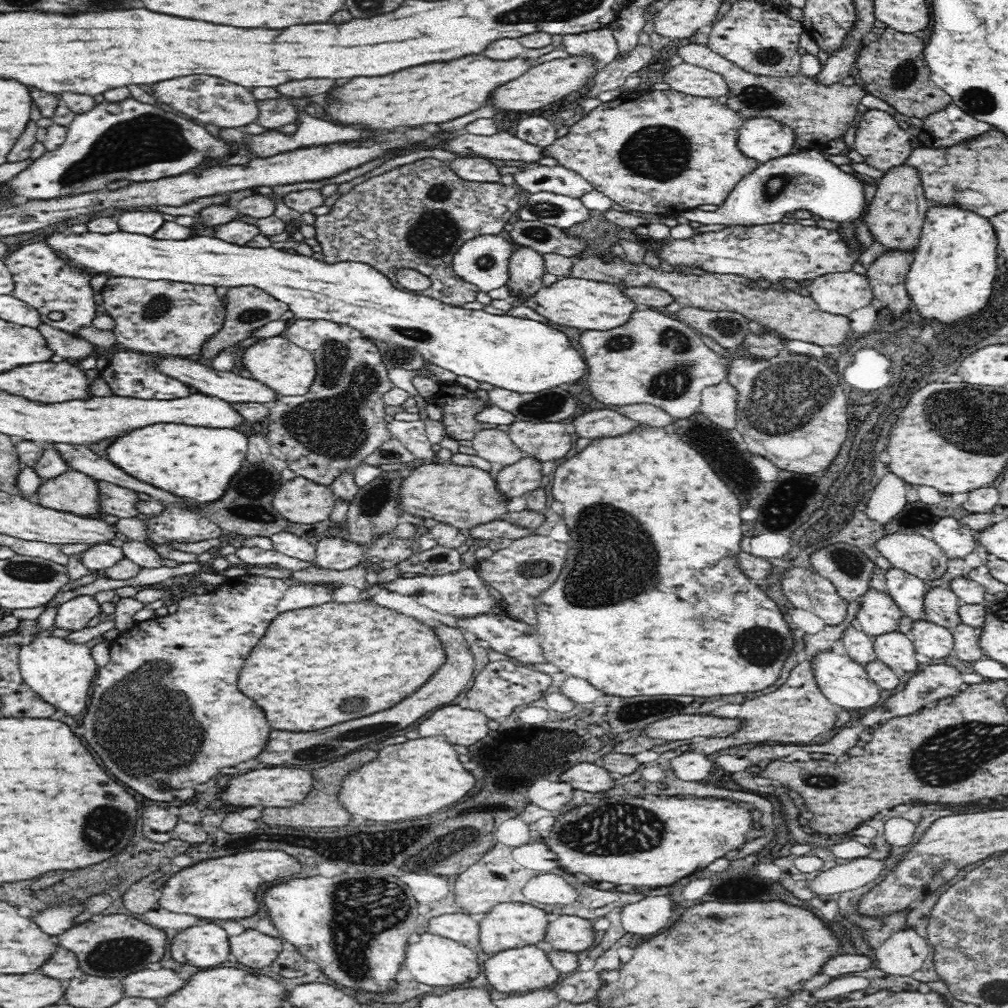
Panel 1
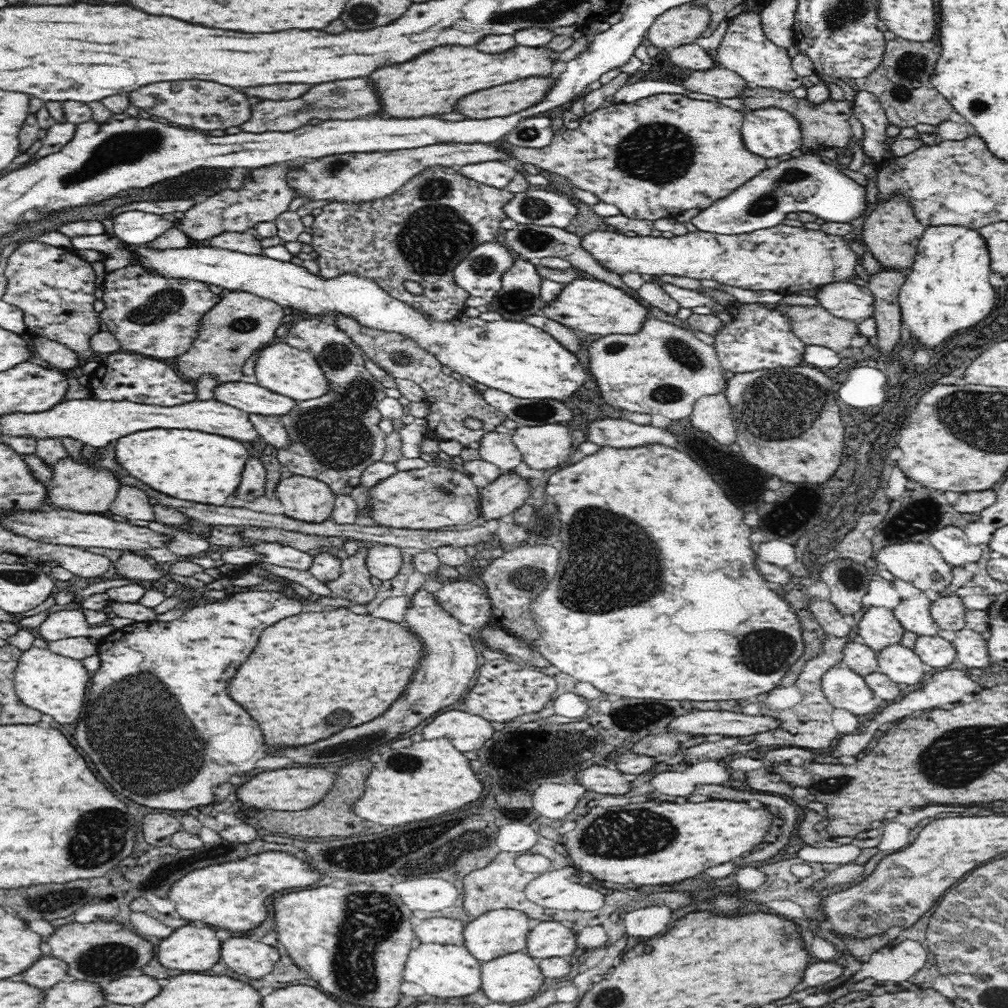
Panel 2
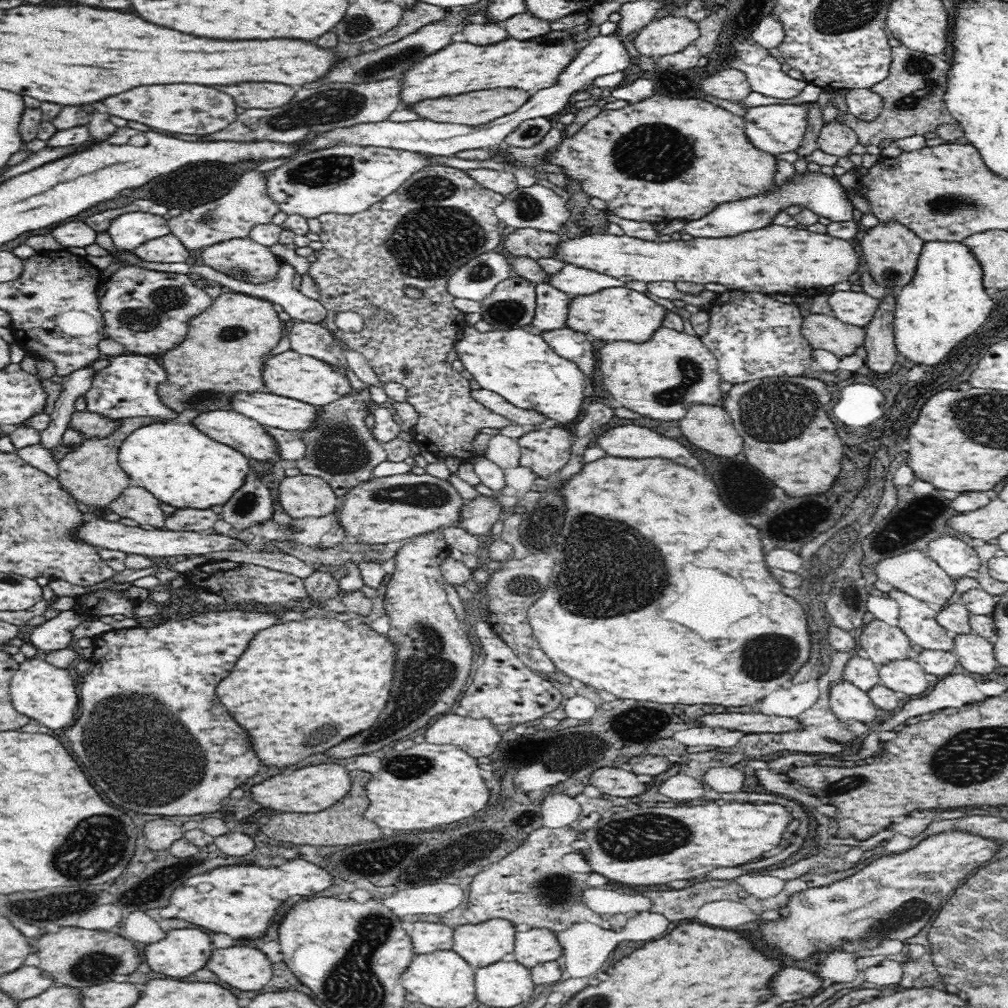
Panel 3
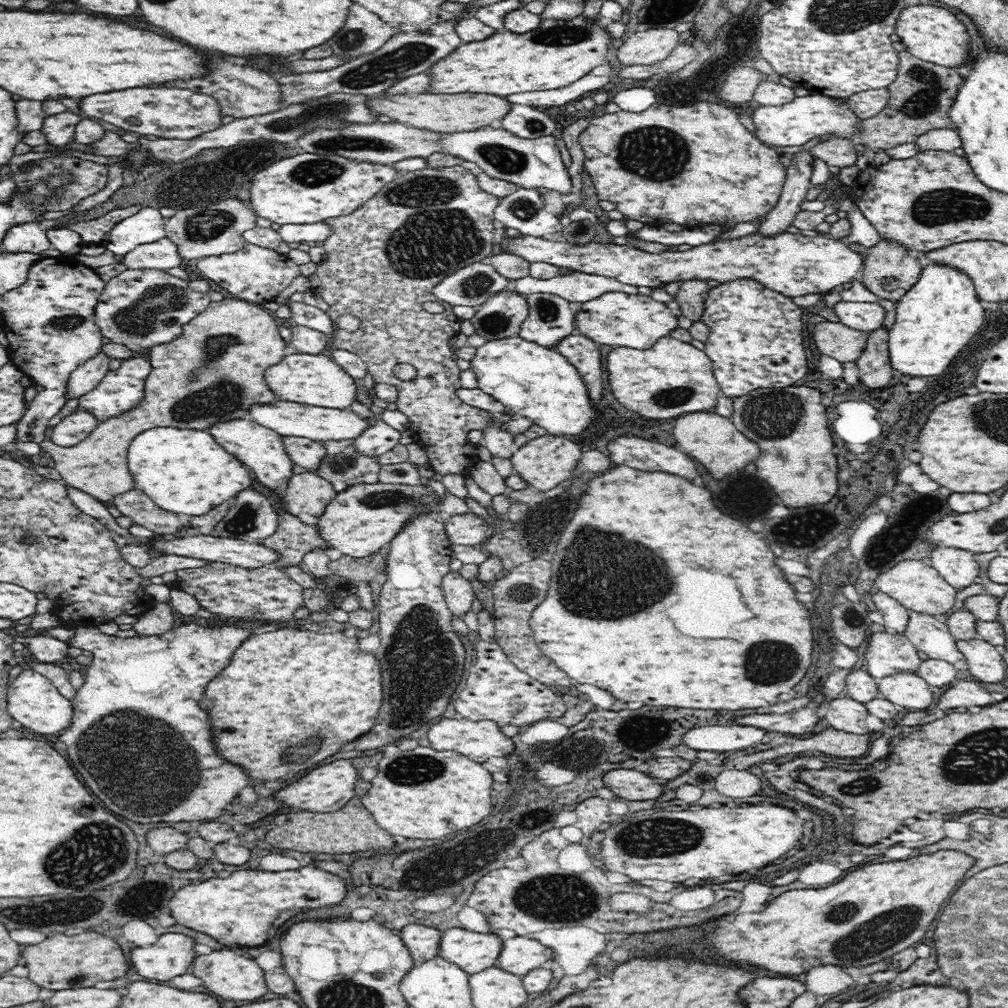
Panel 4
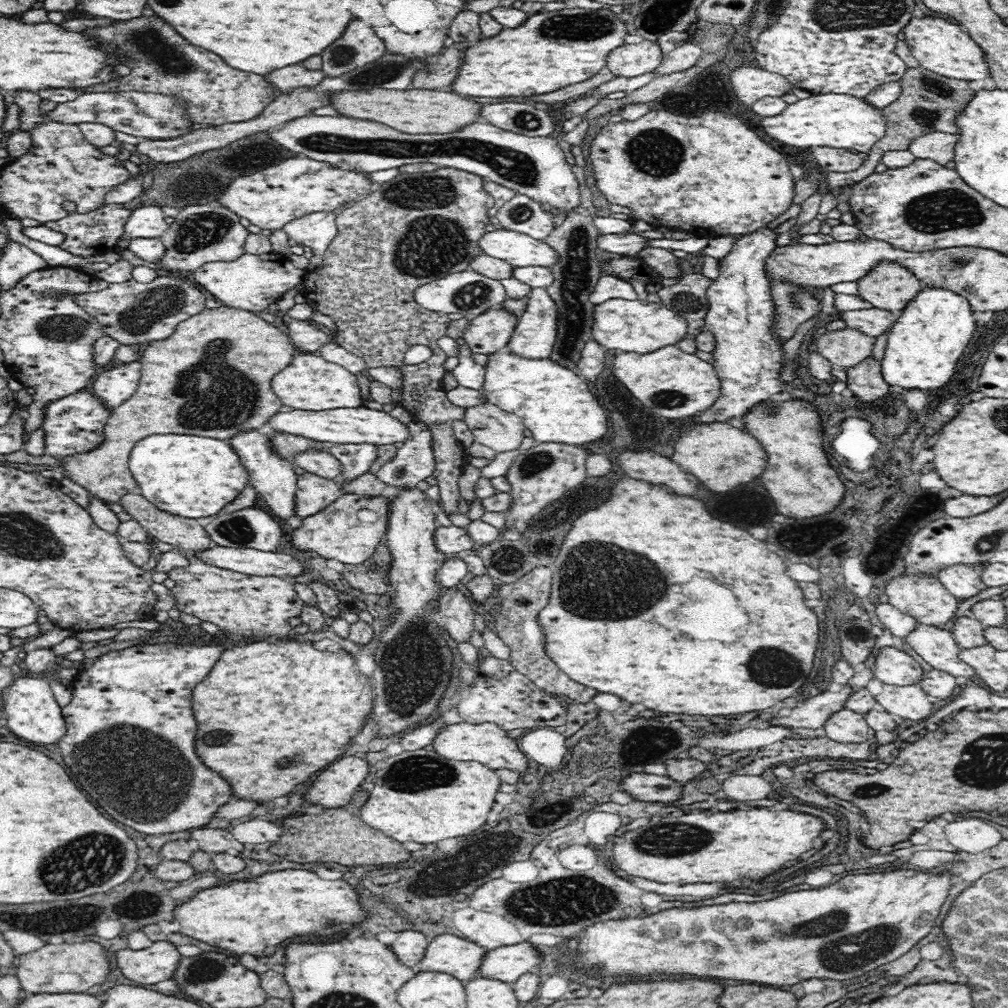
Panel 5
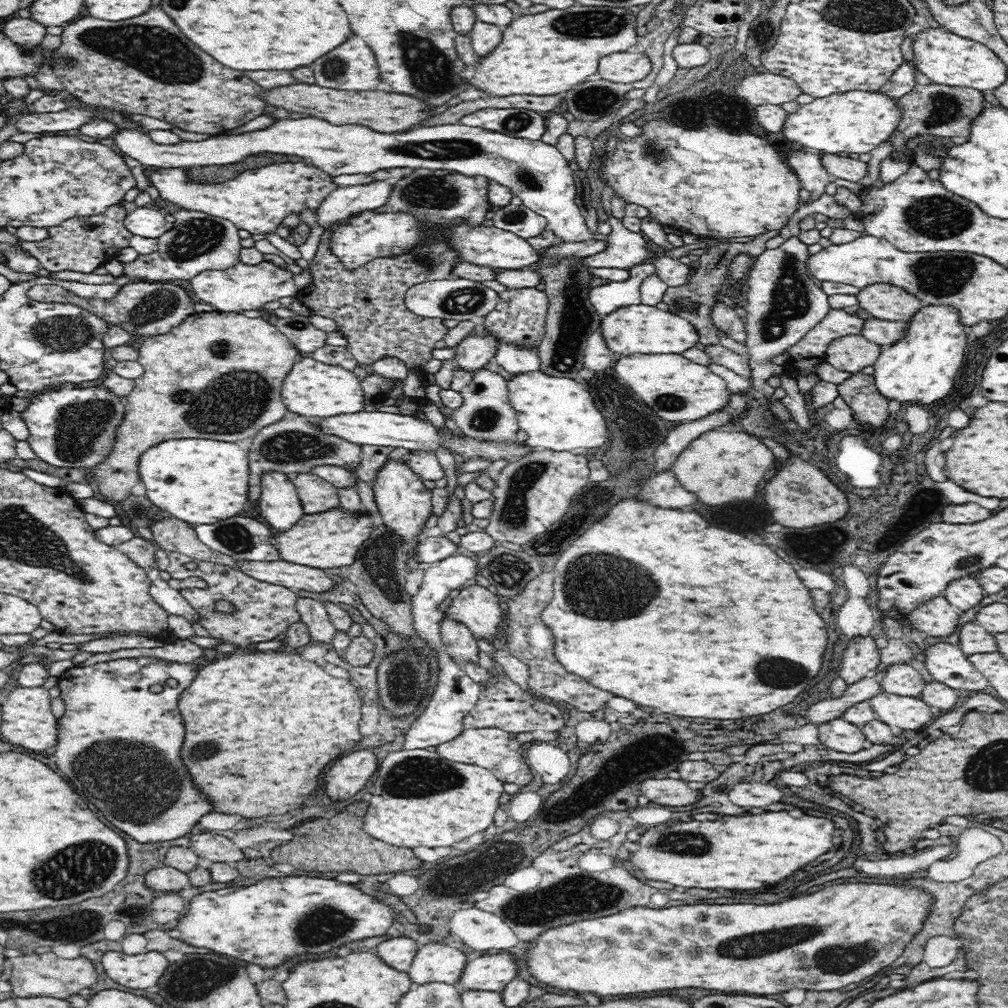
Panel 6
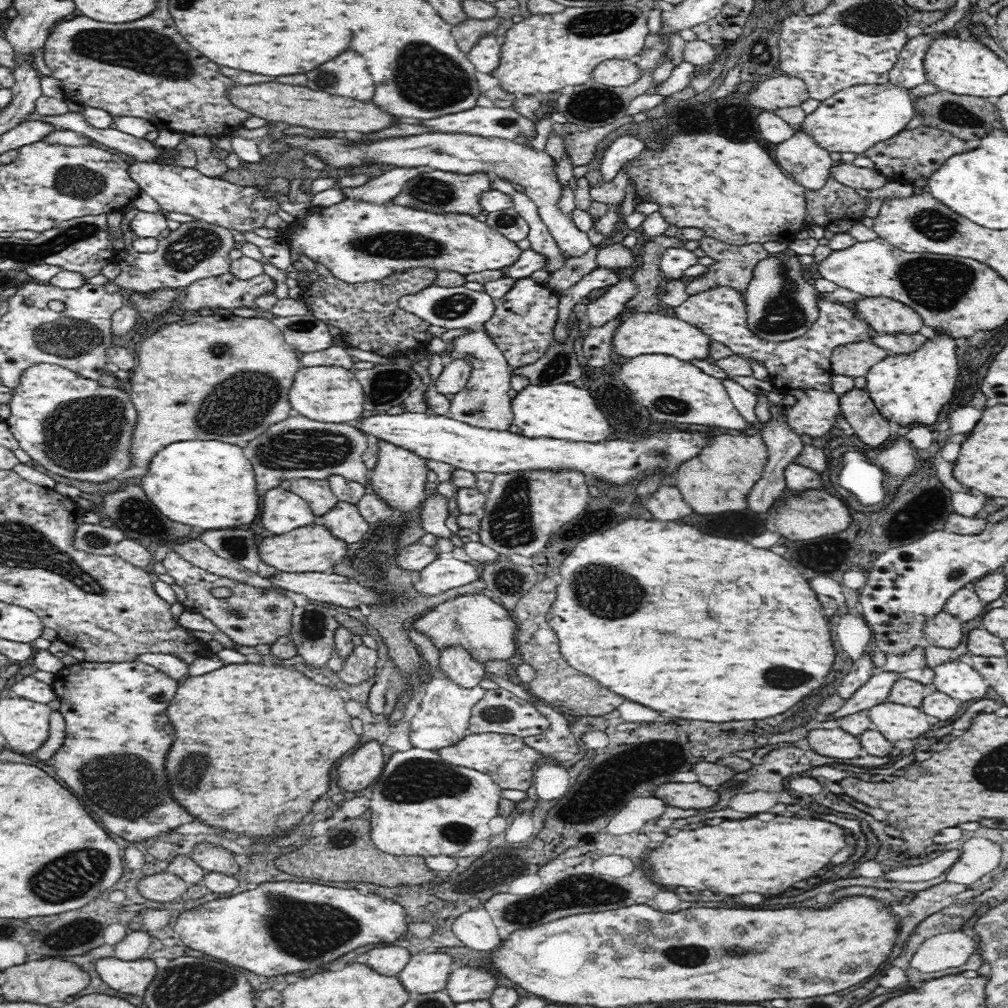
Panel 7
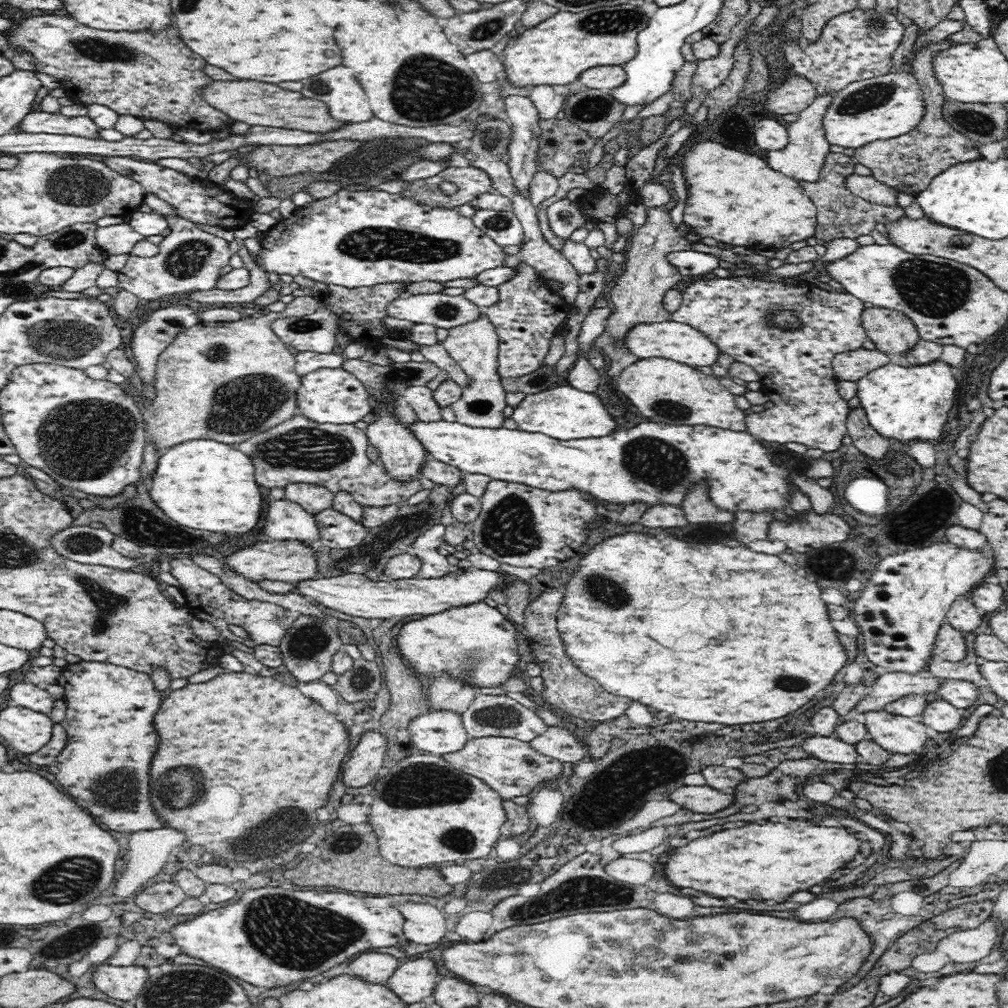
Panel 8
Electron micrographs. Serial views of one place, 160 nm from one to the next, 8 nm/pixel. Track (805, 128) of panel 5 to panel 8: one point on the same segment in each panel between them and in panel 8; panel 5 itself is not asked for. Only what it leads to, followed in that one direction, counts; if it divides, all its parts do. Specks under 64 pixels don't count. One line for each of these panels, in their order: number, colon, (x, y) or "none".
6: (857, 121)
7: (855, 119)
8: (874, 109)

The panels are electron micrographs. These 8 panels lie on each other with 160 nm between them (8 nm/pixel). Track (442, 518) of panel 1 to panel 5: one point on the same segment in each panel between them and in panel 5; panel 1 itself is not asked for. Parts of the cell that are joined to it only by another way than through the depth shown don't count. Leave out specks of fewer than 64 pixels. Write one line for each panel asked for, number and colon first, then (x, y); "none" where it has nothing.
2: (435, 497)
3: (385, 510)
4: (358, 521)
5: (349, 529)

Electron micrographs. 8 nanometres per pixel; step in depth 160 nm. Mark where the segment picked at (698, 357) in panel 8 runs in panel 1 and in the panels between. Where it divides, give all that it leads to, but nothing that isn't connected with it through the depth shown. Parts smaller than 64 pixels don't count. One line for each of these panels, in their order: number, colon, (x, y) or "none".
1: (581, 303)
2: (589, 306)
3: (619, 313)
4: (616, 319)
5: (628, 325)
6: (643, 329)
7: (644, 332)

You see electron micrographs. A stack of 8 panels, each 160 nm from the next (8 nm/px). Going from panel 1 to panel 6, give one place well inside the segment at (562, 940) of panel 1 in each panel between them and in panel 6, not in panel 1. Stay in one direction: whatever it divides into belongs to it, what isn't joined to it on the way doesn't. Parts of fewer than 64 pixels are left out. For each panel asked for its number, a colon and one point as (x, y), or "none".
2: (550, 939)
3: (538, 945)
4: (520, 955)
5: (506, 963)
6: (487, 973)

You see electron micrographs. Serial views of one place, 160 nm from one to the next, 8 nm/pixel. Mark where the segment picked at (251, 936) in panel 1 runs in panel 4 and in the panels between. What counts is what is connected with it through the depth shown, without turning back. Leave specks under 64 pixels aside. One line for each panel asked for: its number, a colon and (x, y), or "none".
2: (247, 956)
3: (248, 969)
4: (225, 973)

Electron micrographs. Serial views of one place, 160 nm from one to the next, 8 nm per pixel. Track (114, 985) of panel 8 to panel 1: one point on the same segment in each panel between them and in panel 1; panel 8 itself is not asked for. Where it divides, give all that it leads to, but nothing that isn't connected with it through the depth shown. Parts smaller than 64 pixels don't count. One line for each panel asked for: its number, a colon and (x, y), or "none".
1: (206, 946)
2: (191, 949)
3: (183, 951)
4: (173, 954)
5: (148, 966)
6: (141, 971)
7: (131, 977)

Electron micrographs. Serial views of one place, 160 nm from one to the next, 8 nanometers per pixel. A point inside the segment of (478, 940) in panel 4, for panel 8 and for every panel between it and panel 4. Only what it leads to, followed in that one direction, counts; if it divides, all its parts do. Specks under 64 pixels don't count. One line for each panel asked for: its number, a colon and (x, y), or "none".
5: (453, 954)
6: (436, 962)
7: (425, 973)
8: (414, 981)

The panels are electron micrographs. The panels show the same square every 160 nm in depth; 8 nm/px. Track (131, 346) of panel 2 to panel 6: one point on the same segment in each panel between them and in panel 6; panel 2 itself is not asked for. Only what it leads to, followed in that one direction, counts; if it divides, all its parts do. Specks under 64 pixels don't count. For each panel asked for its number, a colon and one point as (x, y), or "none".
3: (149, 312)
4: (140, 309)
5: (131, 312)
6: (144, 308)

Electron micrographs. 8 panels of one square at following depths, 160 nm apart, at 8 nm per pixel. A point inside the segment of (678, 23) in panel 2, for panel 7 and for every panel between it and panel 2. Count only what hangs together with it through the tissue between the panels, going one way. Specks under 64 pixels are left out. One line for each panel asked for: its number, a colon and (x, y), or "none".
3: (669, 35)
4: (646, 48)
5: (629, 60)
6: (626, 67)
7: (623, 72)

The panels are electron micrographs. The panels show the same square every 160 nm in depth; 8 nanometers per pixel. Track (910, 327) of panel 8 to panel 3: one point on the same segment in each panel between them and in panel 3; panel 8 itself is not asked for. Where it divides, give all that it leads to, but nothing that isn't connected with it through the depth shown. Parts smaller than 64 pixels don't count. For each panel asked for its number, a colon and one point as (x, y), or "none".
3: (891, 250)
4: (890, 269)
5: (889, 286)
6: (883, 300)
7: (885, 315)

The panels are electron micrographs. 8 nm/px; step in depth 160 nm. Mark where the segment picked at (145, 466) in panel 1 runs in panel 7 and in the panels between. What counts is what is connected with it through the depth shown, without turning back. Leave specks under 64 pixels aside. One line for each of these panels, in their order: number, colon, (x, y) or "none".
2: (200, 467)
3: (182, 467)
4: (184, 471)
5: (192, 477)
6: (198, 481)
7: (209, 484)

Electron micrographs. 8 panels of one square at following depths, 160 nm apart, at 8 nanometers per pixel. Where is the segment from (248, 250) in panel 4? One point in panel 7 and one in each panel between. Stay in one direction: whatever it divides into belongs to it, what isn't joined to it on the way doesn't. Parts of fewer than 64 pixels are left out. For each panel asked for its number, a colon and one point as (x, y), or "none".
5: (251, 282)
6: (242, 287)
7: (226, 291)

